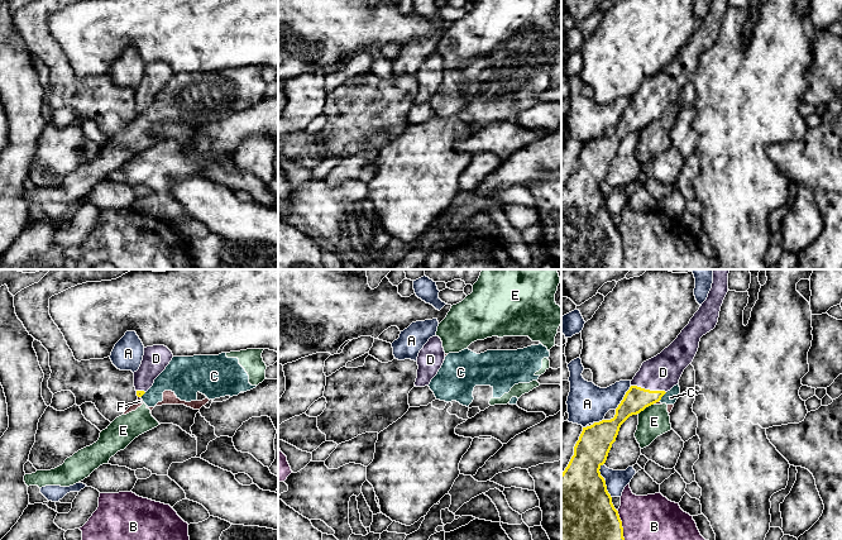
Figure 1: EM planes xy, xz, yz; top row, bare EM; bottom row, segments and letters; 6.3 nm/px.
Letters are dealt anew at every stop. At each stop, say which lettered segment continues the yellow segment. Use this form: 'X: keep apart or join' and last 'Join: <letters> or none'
A: keep apart
B: keep apart
C: keep apart
D: join
E: keep apart
F: keep apart
Join: D

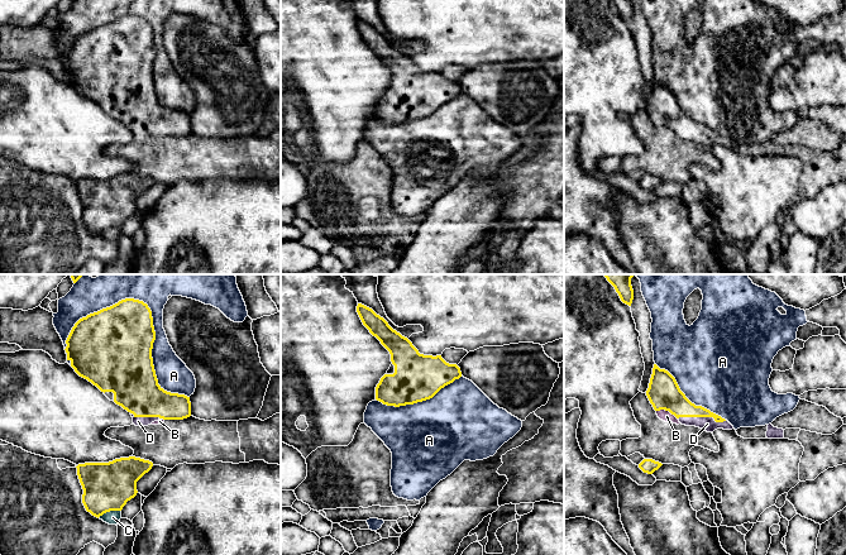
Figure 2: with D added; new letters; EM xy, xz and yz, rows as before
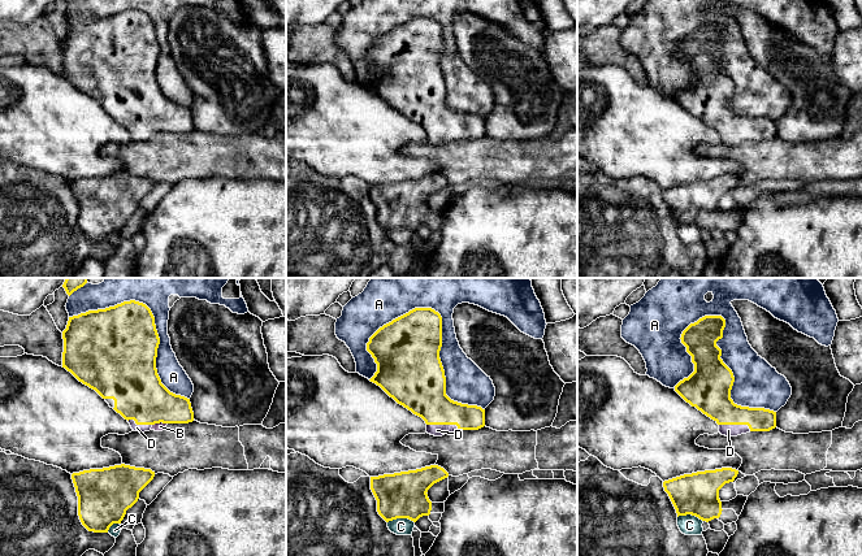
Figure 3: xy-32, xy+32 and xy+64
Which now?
A: keep apart
B: keep apart
C: keep apart
D: join
Join: D

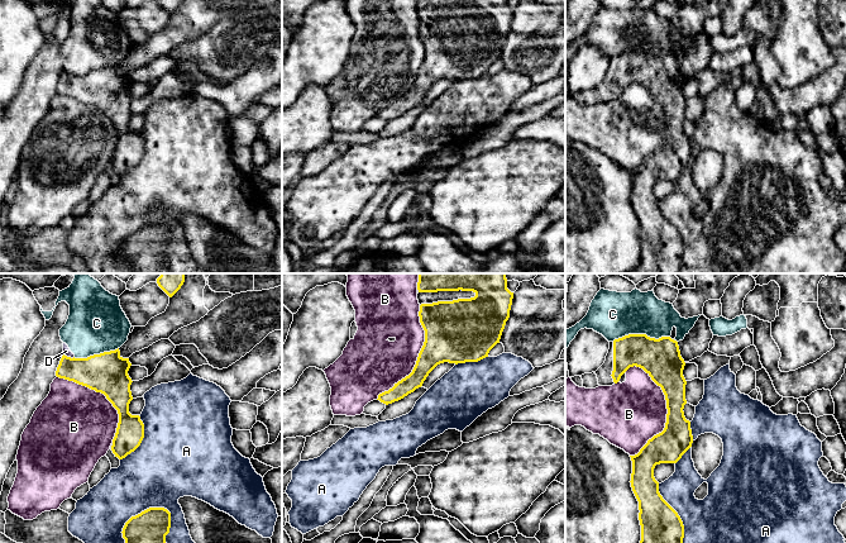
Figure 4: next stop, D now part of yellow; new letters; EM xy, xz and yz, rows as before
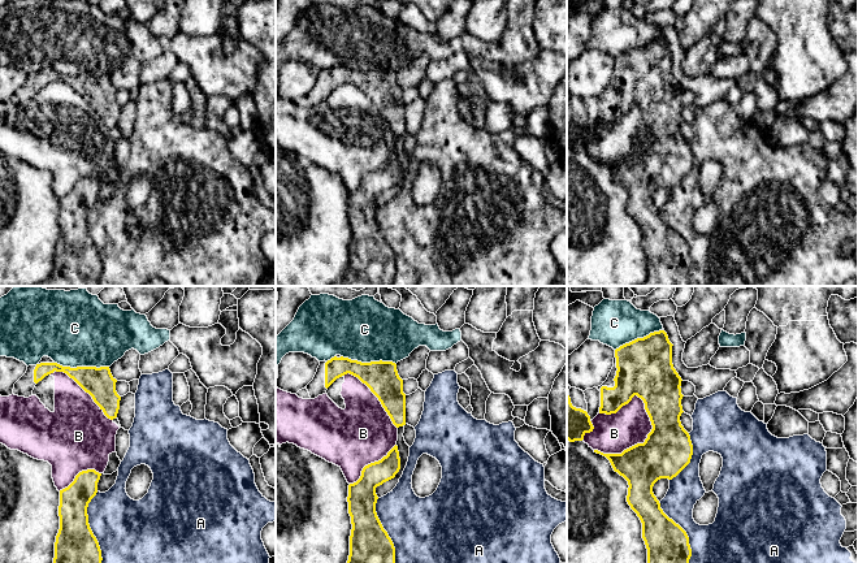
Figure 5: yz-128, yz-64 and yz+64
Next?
A: keep apart
B: keep apart
C: keep apart
D: keep apart
Join: none

